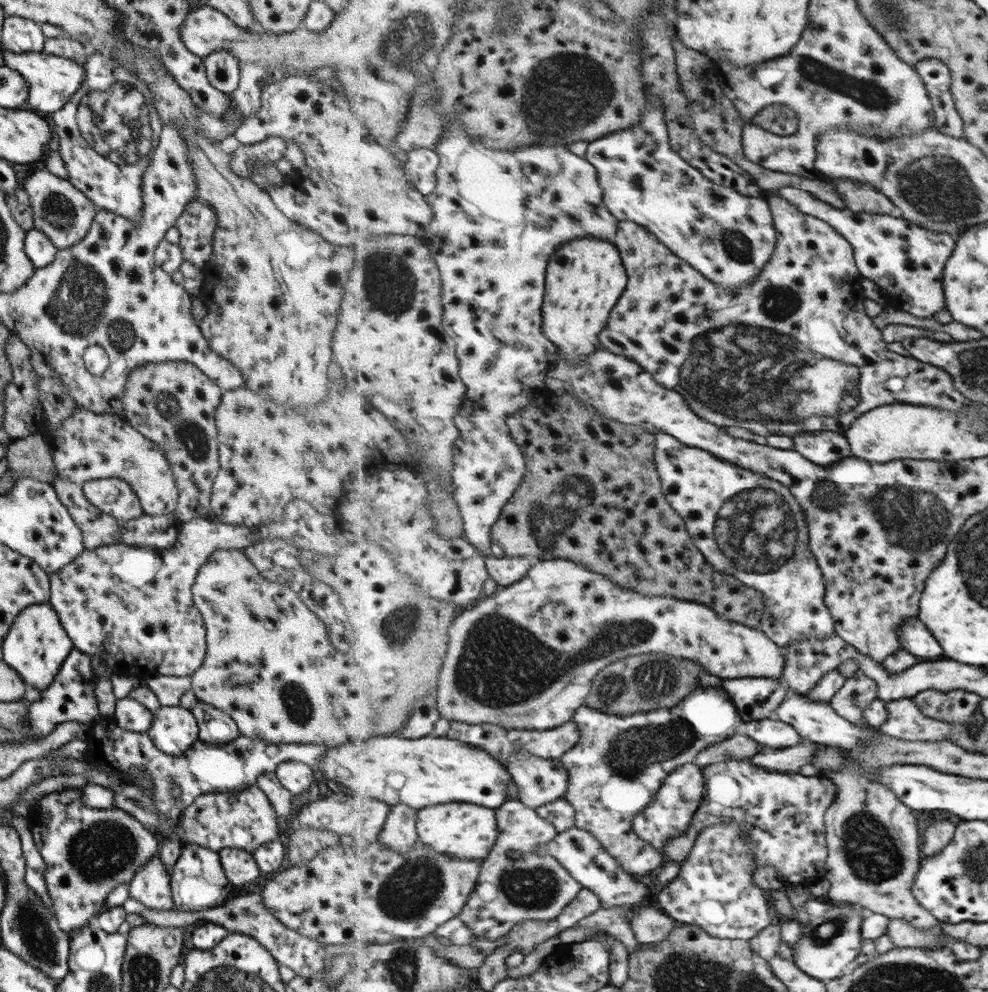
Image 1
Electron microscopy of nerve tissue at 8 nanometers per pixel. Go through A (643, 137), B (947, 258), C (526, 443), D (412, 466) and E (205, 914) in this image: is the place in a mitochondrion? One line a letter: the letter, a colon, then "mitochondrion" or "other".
A: other
B: other
C: other
D: other
E: other

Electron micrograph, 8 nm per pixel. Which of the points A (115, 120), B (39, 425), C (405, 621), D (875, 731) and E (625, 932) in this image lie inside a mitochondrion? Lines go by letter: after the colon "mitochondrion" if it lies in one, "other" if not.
A: mitochondrion
B: other
C: mitochondrion
D: other
E: other

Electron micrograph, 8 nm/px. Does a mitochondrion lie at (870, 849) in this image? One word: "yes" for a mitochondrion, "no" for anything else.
yes

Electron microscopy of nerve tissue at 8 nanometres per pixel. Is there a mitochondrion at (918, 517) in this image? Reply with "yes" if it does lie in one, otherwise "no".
yes

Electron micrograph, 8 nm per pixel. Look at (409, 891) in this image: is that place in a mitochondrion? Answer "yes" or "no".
yes

